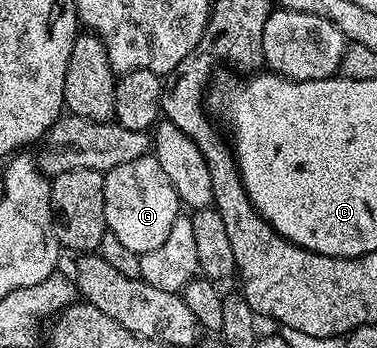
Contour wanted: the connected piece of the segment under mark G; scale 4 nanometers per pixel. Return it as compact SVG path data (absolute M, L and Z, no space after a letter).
M147 156L140 160L132 160L129 164L120 164L120 168L105 171L104 180L104 216L109 233L132 248L132 252L143 254L152 252L152 248L160 248L172 224L180 217L178 194L172 188L172 180L164 176L164 168L160 168L158 159Z

